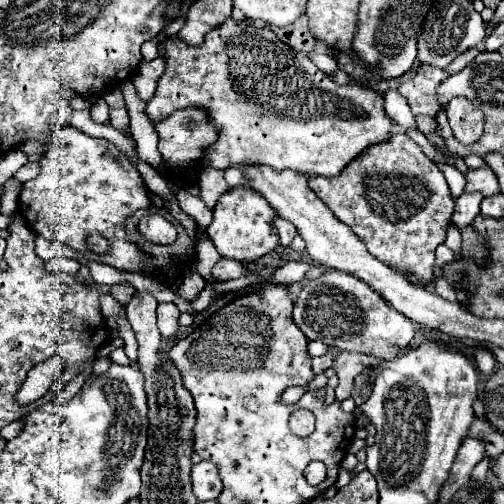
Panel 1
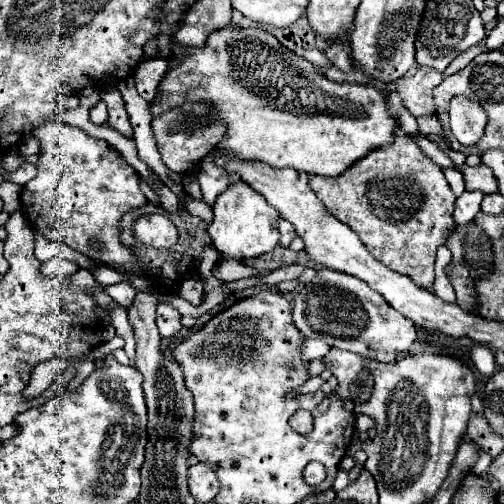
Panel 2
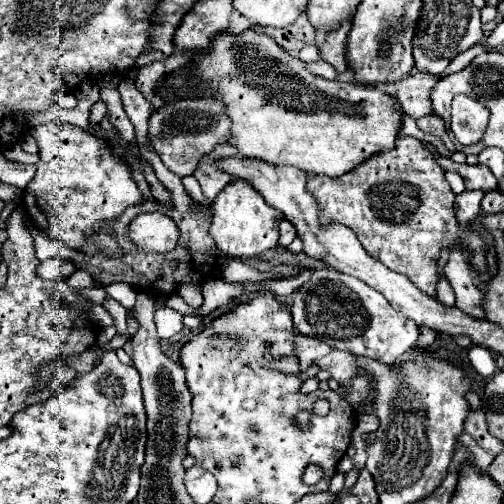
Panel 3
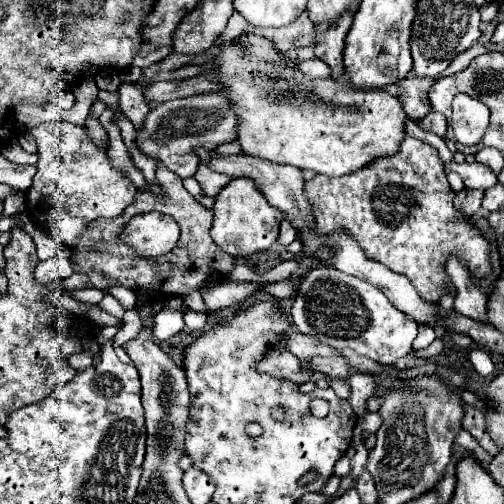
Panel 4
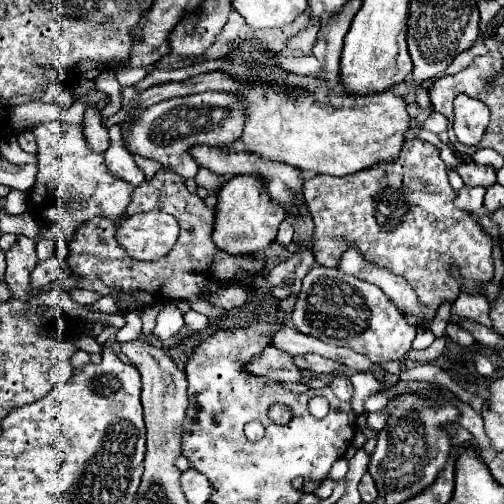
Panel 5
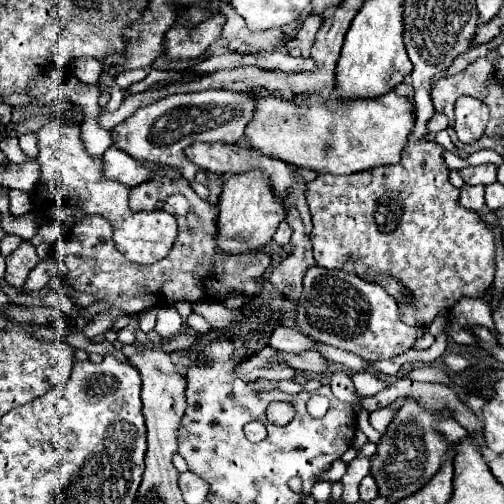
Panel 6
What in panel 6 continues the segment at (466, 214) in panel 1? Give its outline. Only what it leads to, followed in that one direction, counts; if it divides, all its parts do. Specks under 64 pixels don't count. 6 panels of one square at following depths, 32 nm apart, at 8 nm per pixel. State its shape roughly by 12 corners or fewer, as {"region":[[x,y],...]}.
{"region":[[484,186],[460,188],[460,206],[484,208]]}

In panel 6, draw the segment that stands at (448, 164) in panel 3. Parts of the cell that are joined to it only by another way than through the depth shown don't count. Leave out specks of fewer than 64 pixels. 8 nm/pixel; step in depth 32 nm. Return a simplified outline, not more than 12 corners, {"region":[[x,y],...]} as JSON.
{"region":[[494,164],[460,170],[466,184],[496,182]]}

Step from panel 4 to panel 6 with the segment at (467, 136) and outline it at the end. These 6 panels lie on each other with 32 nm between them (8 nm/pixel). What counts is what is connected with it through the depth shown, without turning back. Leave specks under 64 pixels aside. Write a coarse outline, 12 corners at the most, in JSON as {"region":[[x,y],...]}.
{"region":[[468,96],[456,100],[454,130],[464,144],[476,142],[488,108]]}

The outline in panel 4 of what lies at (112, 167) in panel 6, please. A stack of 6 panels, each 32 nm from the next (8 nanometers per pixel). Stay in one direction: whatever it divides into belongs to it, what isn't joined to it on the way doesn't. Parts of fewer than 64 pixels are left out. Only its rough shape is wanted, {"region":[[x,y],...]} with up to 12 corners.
{"region":[[100,120],[110,136],[108,160],[136,188],[144,186],[142,172],[128,154],[120,128]]}

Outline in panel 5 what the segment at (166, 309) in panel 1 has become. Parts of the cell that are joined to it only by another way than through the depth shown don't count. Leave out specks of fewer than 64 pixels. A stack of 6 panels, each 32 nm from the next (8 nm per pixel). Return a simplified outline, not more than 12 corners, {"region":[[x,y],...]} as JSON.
{"region":[[166,304],[157,315],[158,340],[176,336],[182,326],[180,310]]}

